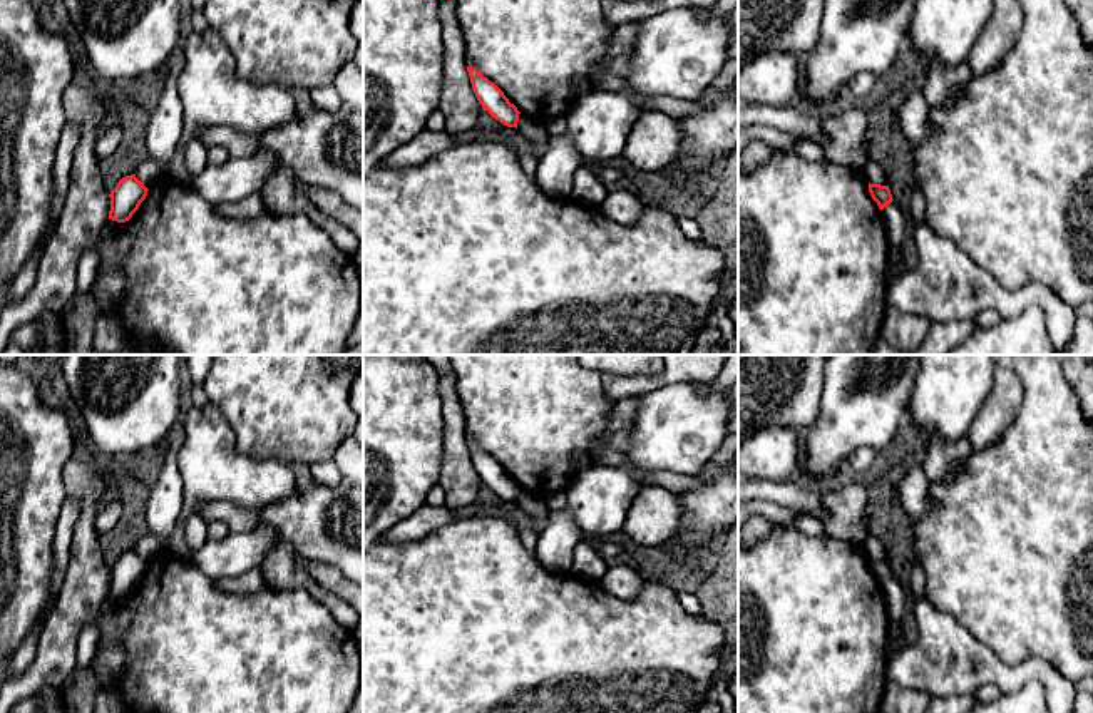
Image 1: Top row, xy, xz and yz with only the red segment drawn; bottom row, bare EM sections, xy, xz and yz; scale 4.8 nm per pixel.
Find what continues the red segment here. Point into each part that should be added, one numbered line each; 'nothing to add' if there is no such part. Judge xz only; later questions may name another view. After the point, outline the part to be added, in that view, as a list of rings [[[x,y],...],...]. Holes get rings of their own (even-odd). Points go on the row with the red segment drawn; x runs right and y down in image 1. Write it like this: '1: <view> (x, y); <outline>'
nothing to add

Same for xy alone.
nothing to add

